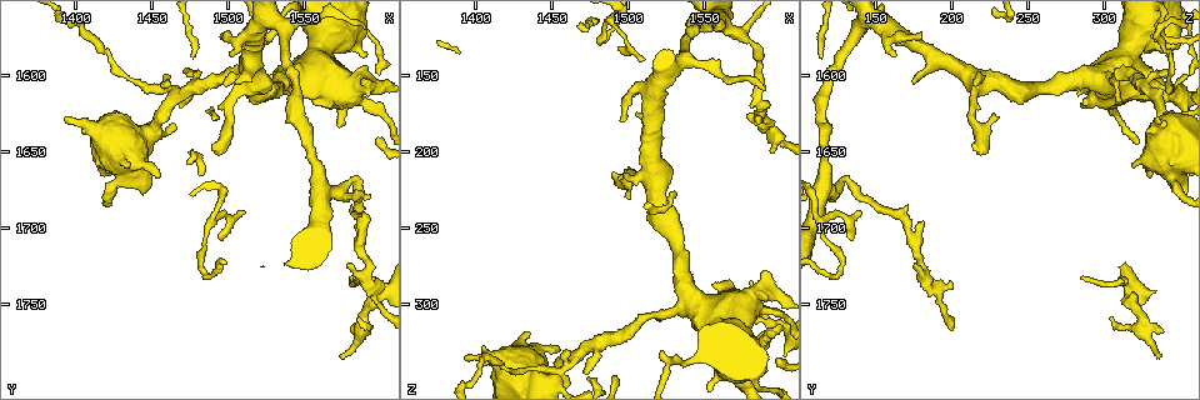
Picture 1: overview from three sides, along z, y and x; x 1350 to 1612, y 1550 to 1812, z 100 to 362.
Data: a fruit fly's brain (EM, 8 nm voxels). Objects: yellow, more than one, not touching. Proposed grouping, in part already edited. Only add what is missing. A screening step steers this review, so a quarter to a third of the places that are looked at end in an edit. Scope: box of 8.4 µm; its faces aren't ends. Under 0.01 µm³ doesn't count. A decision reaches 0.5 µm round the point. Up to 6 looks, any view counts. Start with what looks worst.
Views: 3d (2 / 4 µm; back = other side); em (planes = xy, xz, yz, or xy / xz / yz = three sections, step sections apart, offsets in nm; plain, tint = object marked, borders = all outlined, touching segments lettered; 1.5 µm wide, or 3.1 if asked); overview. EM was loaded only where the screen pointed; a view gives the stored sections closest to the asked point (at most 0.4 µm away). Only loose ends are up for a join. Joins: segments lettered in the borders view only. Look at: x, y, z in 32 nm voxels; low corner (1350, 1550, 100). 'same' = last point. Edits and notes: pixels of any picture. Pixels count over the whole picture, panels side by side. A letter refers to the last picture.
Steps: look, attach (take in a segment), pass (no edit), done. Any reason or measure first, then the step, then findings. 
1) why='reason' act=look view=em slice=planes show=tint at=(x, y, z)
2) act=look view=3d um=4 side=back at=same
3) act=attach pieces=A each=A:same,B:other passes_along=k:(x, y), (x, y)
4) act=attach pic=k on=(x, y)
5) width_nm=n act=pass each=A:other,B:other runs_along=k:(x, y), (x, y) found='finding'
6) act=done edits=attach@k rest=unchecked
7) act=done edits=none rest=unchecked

why='stops while still wide' act=look view=em slice=planes show=borders at=(1556, 1616, 284)

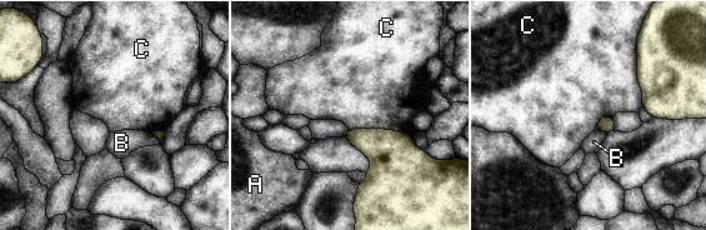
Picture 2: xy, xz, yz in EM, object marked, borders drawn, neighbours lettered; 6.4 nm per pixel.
longest_contact=C:380nm act=pass each=A:other,B:other,C:other found='no lettered segment goes on from it'

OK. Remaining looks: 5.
why='free end' act=look view=3d um=4 at=(1474, 1596, 346)

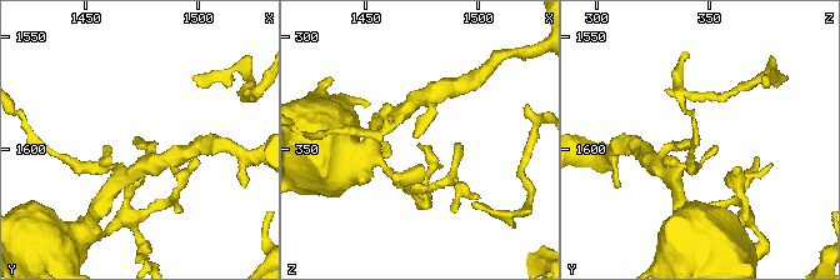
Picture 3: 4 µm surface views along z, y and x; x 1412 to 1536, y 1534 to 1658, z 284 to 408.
act=look view=em slice=yz step=4 show=tint at=(1472, 1593, 346)

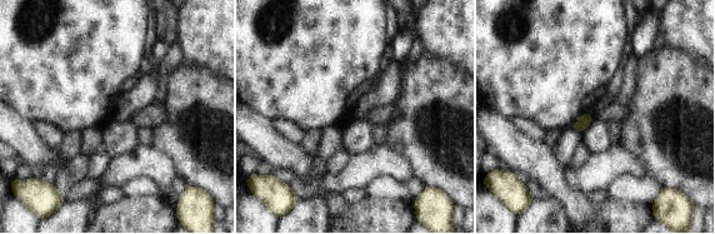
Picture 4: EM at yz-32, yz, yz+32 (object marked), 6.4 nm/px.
act=look view=em slice=planes show=borders at=same

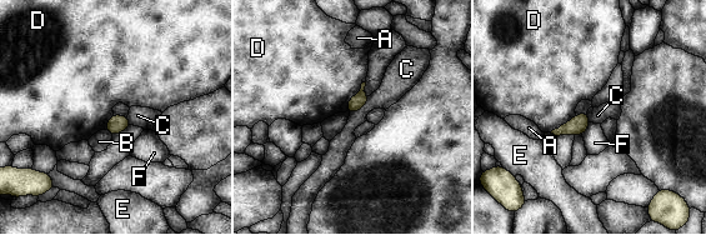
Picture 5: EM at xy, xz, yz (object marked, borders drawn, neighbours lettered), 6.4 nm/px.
longest_contact=D:240nm act=pass each=A:other,B:other,C:other,D:other,E:other,F:other border=5:(369, 96), (361, 108), (349, 113) found='no lettered segment goes on from it'

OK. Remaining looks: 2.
why='branch stops here' act=look view=em slice=planes show=borders at=(1506, 1690, 140)

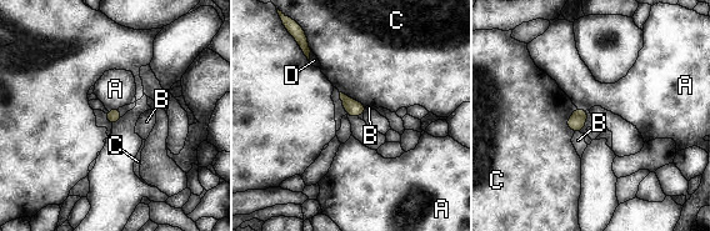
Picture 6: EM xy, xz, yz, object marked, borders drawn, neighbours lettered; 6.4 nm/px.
longest_contact=C:170nm act=pass each=A:other,B:other,C:other,D:other border=6:(118, 108), (108, 111) found='none of them fits'

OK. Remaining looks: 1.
act=done edits=none rest=unchecked

